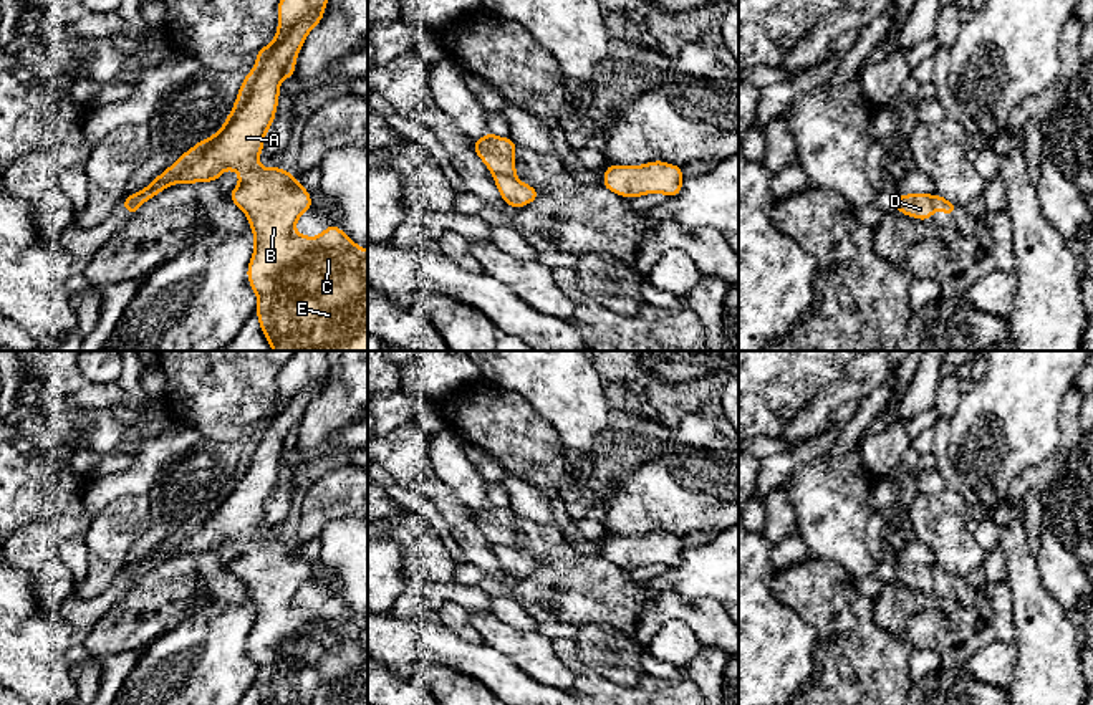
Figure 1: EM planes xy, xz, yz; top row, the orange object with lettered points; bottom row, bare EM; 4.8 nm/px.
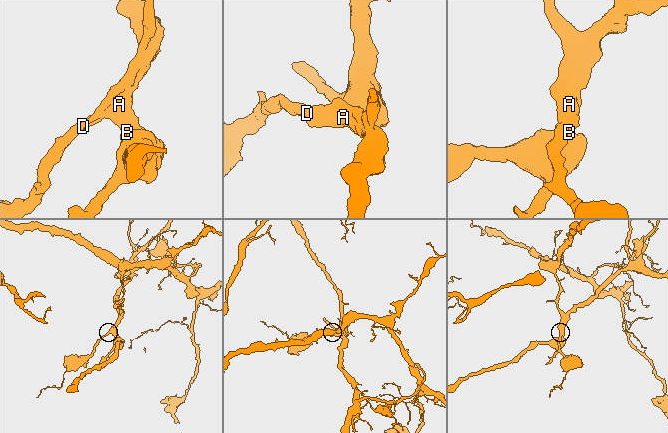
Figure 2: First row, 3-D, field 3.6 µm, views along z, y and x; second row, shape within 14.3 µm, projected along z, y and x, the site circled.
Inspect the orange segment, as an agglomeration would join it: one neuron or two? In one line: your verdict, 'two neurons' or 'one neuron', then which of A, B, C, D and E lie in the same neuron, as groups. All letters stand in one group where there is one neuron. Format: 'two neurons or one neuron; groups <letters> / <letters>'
two neurons; groups A B C E / D

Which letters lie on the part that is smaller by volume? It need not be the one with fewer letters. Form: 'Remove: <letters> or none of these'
Remove: A, B, C, E

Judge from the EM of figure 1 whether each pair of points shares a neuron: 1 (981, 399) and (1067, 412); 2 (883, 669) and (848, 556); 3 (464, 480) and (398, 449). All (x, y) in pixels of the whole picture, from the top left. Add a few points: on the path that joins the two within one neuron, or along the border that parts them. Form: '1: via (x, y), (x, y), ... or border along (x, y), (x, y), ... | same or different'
1: border along (1075, 384), (1062, 402), (1060, 439), (1054, 449) | different
2: border along (822, 558), (837, 561), (855, 581) | different
3: border along (429, 439), (431, 467), (456, 497) | different

